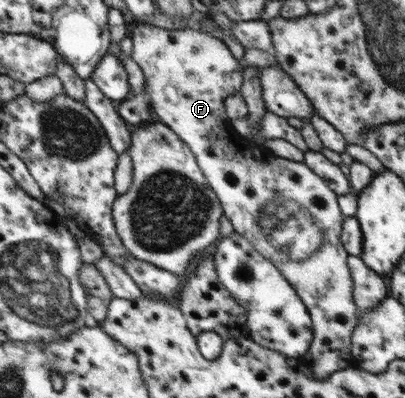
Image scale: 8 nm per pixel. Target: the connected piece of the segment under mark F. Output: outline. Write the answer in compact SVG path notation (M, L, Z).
M143 23L133 27L129 37L133 40L131 57L146 77L146 92L150 95L154 119L167 124L185 141L190 151L197 156L210 186L218 192L234 231L243 235L255 247L255 251L266 256L281 271L284 279L306 304L312 319L313 339L310 349L301 360L312 367L311 375L322 380L329 378L335 371L351 367L354 361L353 335L361 315L354 299L349 253L339 241L343 215L339 211L333 188L304 161L299 163L279 159L273 152L256 146L249 138L241 137L232 130L224 101L229 95L240 91L244 68L223 41L197 29L167 30Z

